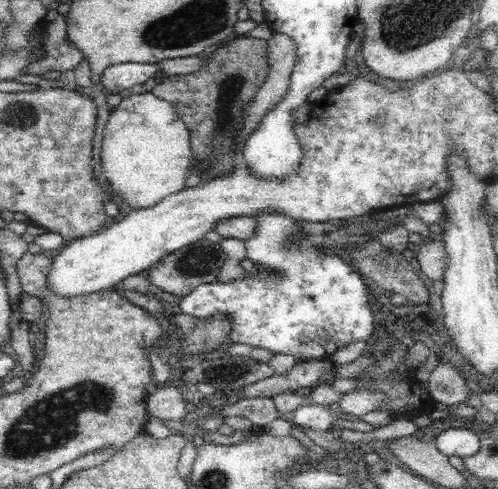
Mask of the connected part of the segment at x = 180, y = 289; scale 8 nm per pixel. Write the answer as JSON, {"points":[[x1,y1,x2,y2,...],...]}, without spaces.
{"points":[[203,236,195,243,183,246,160,259,160,262,155,263,149,270,147,280,150,285,158,287,165,293,182,298,191,294,198,286,216,281,224,261,222,247]]}

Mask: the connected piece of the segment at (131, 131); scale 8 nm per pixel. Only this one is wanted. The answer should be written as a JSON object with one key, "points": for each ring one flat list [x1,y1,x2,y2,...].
{"points":[[146,90,142,94,132,93,122,97,120,103,110,109,103,133,102,156,100,156,103,172,123,212,154,206,169,194,176,194,186,188,192,157,189,132,184,121,168,101]]}

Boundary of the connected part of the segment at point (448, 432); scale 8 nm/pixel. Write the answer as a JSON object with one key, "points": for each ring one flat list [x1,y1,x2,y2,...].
{"points":[[453,428,442,430,438,436,434,438,437,449,449,456,472,456,474,452,478,452,480,443,478,443,478,436,474,434,473,429]]}

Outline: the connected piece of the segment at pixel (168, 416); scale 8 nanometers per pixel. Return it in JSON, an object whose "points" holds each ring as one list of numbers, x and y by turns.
{"points":[[168,385,158,388,147,398,148,418,160,418,160,420,180,420,187,414,191,407,183,400,184,396,178,386]]}

